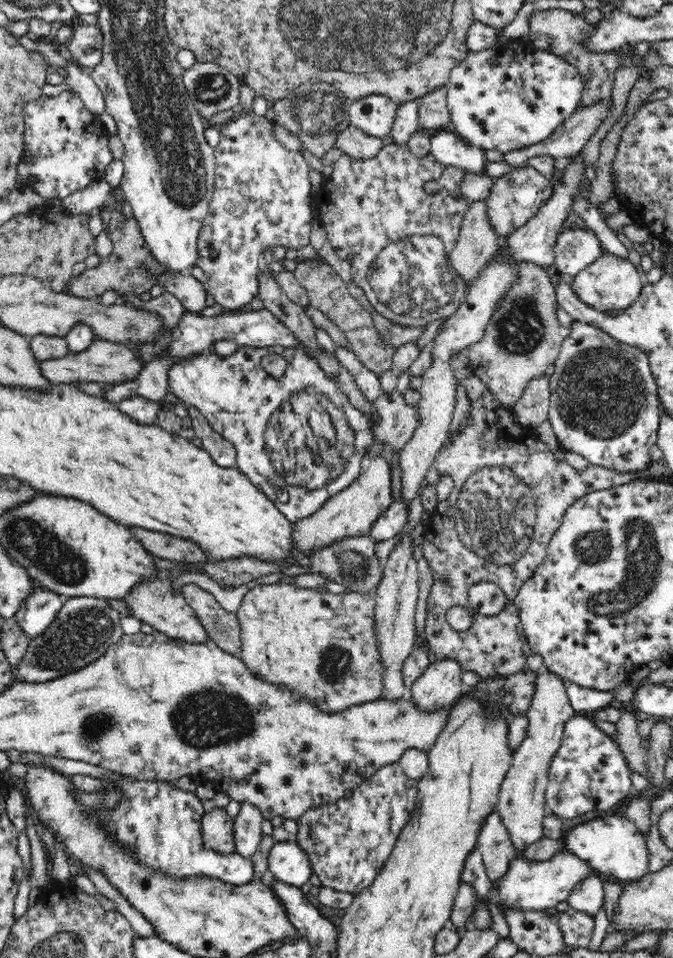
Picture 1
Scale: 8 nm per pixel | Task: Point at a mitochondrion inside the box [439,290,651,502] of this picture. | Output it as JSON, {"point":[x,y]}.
{"point":[521,330]}

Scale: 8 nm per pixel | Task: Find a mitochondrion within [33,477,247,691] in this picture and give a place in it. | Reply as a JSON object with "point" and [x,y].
{"point":[219,626]}

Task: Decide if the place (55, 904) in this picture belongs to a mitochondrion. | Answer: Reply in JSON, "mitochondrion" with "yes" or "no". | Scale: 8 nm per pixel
{"mitochondrion":"no"}

